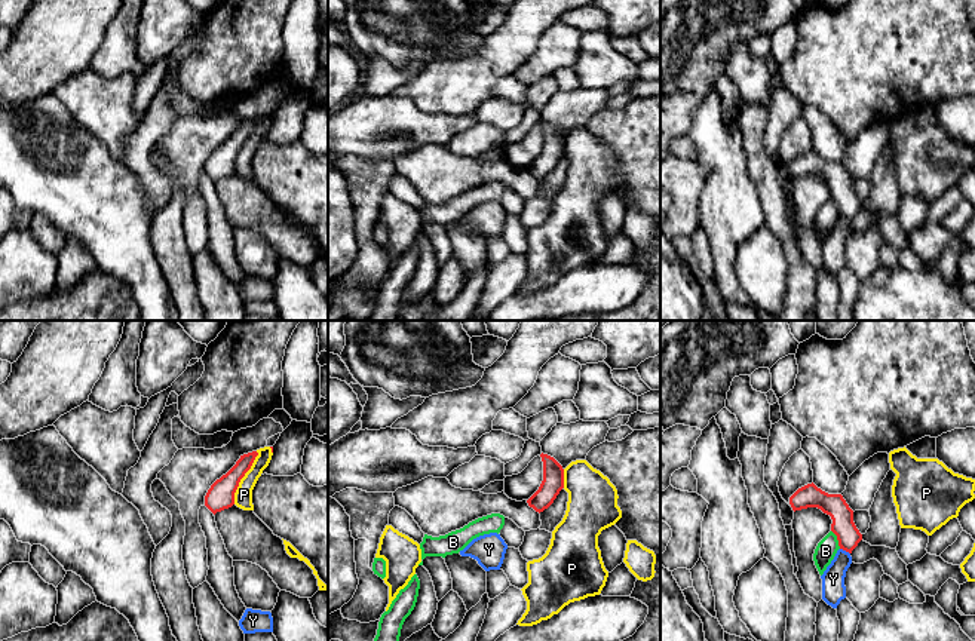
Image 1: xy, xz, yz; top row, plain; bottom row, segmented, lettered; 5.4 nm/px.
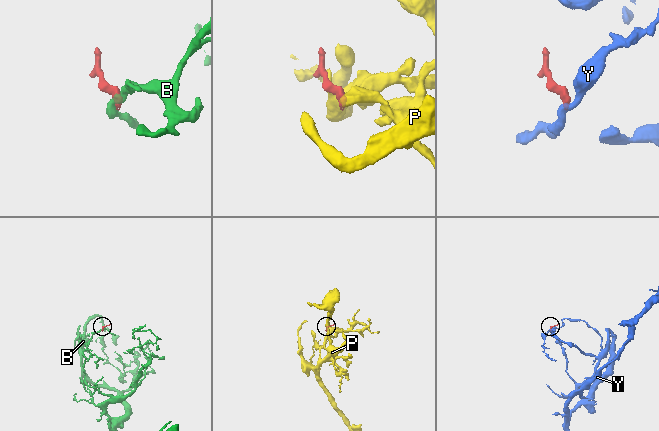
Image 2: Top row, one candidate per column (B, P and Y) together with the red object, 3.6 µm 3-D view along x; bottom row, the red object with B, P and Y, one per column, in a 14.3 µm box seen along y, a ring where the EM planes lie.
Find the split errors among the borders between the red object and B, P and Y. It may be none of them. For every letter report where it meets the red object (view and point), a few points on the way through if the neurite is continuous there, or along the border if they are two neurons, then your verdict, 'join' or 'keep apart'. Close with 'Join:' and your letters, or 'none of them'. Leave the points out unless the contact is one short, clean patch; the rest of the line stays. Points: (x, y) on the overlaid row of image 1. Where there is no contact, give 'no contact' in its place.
B: meets red in yz at (837, 539); border along yz (831, 530), (840, 548); keep apart
P: meets red in xy at (242, 477); border along xy (257, 451), (251, 468), (239, 482), (233, 503); keep apart
Y: meets red in yz at (845, 549); border along yz (840, 548), (849, 554); keep apart
Join: none of them

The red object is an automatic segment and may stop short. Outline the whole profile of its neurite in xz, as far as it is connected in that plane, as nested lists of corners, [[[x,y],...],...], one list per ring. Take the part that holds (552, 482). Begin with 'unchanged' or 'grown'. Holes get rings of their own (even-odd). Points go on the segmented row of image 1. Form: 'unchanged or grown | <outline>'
unchanged | [[[542,453],[540,457],[543,461],[543,481],[539,490],[527,500],[528,506],[539,513],[548,509],[564,488],[562,466],[548,454]]]

